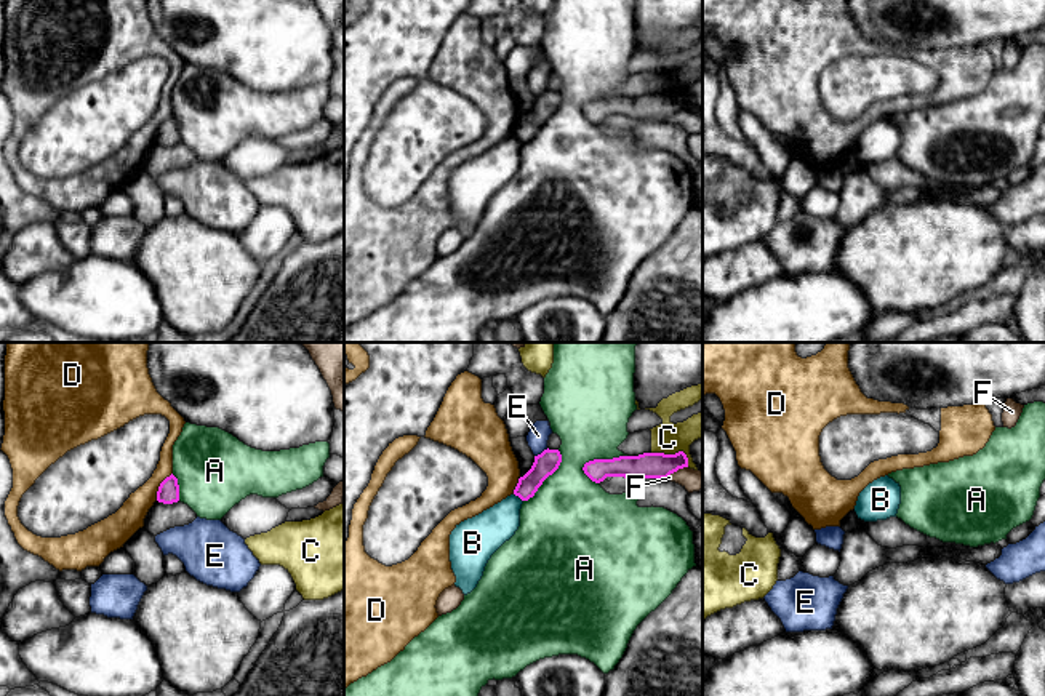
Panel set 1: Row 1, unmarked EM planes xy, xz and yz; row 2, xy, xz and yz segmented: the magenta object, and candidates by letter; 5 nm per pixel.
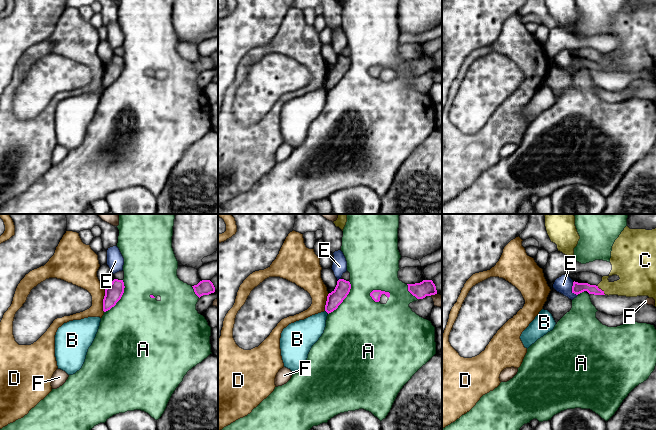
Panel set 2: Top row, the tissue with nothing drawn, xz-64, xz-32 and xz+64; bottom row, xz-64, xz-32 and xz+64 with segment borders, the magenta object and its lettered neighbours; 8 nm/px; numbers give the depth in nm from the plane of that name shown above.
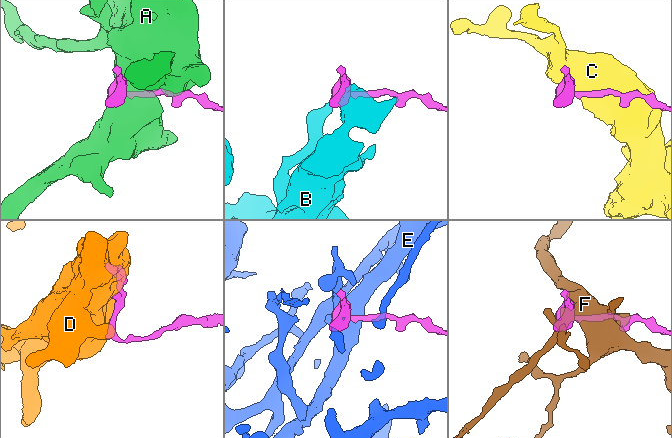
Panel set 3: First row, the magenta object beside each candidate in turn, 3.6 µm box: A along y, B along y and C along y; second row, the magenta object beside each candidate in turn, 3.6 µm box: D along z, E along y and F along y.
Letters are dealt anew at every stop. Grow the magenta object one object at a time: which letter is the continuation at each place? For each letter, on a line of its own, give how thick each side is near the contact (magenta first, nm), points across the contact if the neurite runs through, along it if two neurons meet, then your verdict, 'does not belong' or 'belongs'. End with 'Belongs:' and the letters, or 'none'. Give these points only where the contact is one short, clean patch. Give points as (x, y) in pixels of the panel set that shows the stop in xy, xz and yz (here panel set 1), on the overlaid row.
A: 130/400 nm | does not belong
B: 120/200 nm | along xz (514, 493), (522, 501) | does not belong
C: 130/160 nm | does not belong
D: 110/150 nm | does not belong
E: 120/110 nm | does not belong
F: 130/110 nm | does not belong
Belongs: none

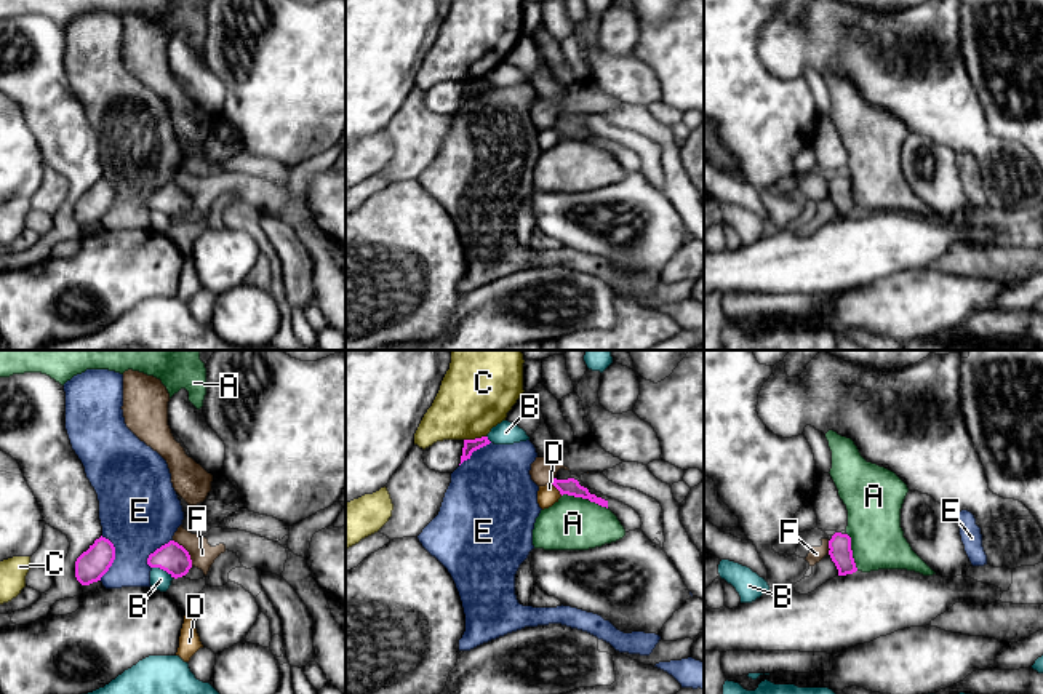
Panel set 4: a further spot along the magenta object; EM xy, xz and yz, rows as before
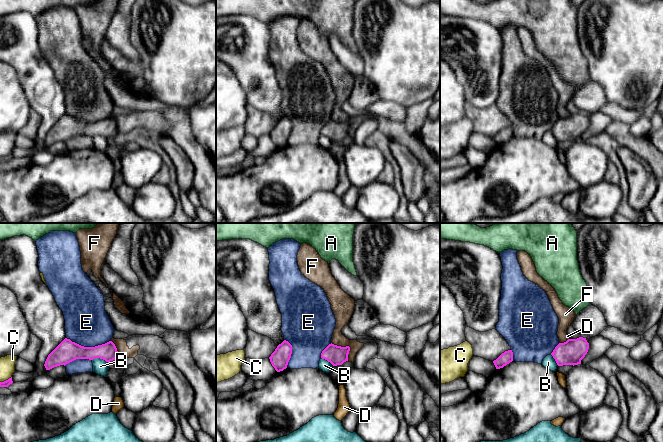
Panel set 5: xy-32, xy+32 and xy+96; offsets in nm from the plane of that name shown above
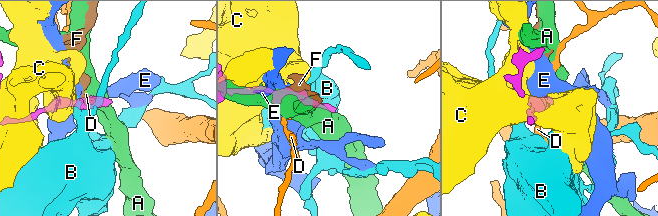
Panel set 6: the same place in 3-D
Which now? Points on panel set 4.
A: 120/280 nm | along yz (847, 533), (858, 570) | does not belong
B: 150/100 nm | along xy (152, 566), (162, 568), (171, 578) | does not belong
C: 60/360 nm | does not belong
D: 90/100 nm | along xz (549, 483), (562, 494) | does not belong
E: 160/380 nm | along xy (104, 536), (114, 547), (114, 562), (99, 579) | does not belong
F: 150/120 nm | along xy (173, 539), (187, 552), (192, 565) | does not belong
Belongs: none

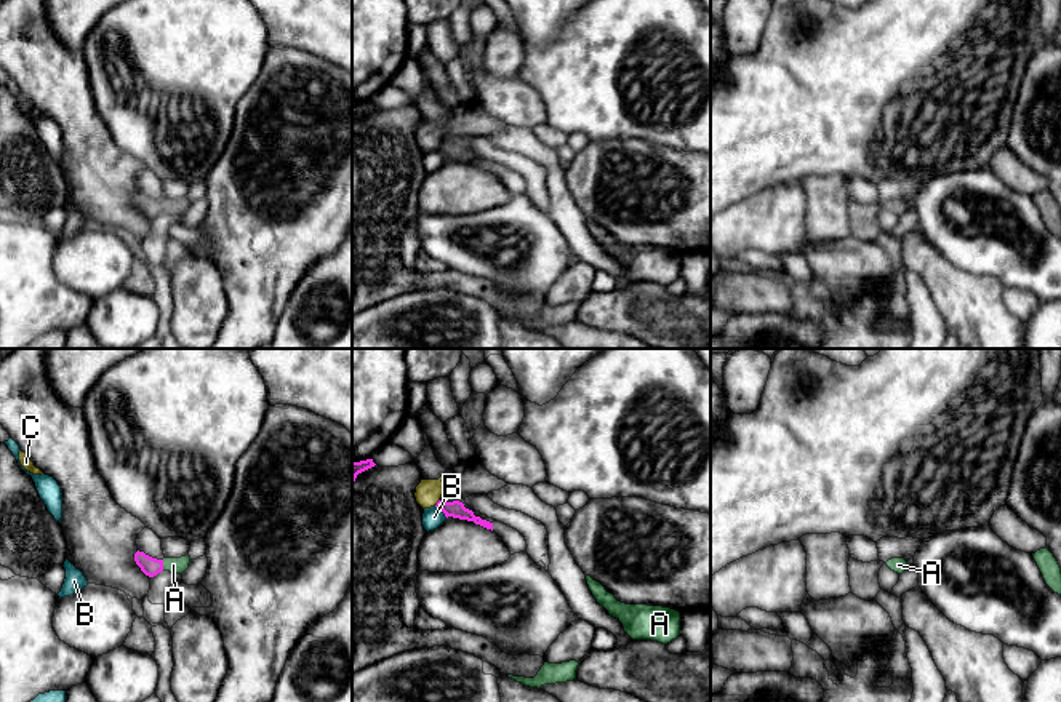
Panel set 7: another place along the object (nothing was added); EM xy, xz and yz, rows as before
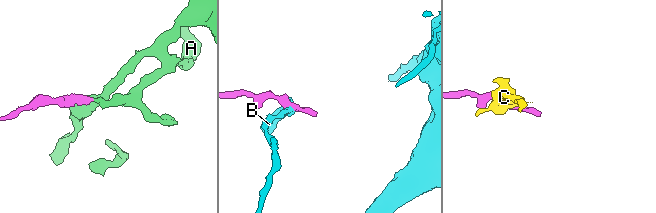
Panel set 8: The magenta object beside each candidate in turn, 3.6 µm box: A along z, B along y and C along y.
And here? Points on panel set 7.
A: 100/80 nm | across xy (151, 566), (162, 565), (173, 565) | belongs
B: 90/100 nm | along xz (434, 506), (447, 517) | does not belong
C: 90/130 nm | along xz (439, 499), (436, 506) | does not belong
Belongs: A

